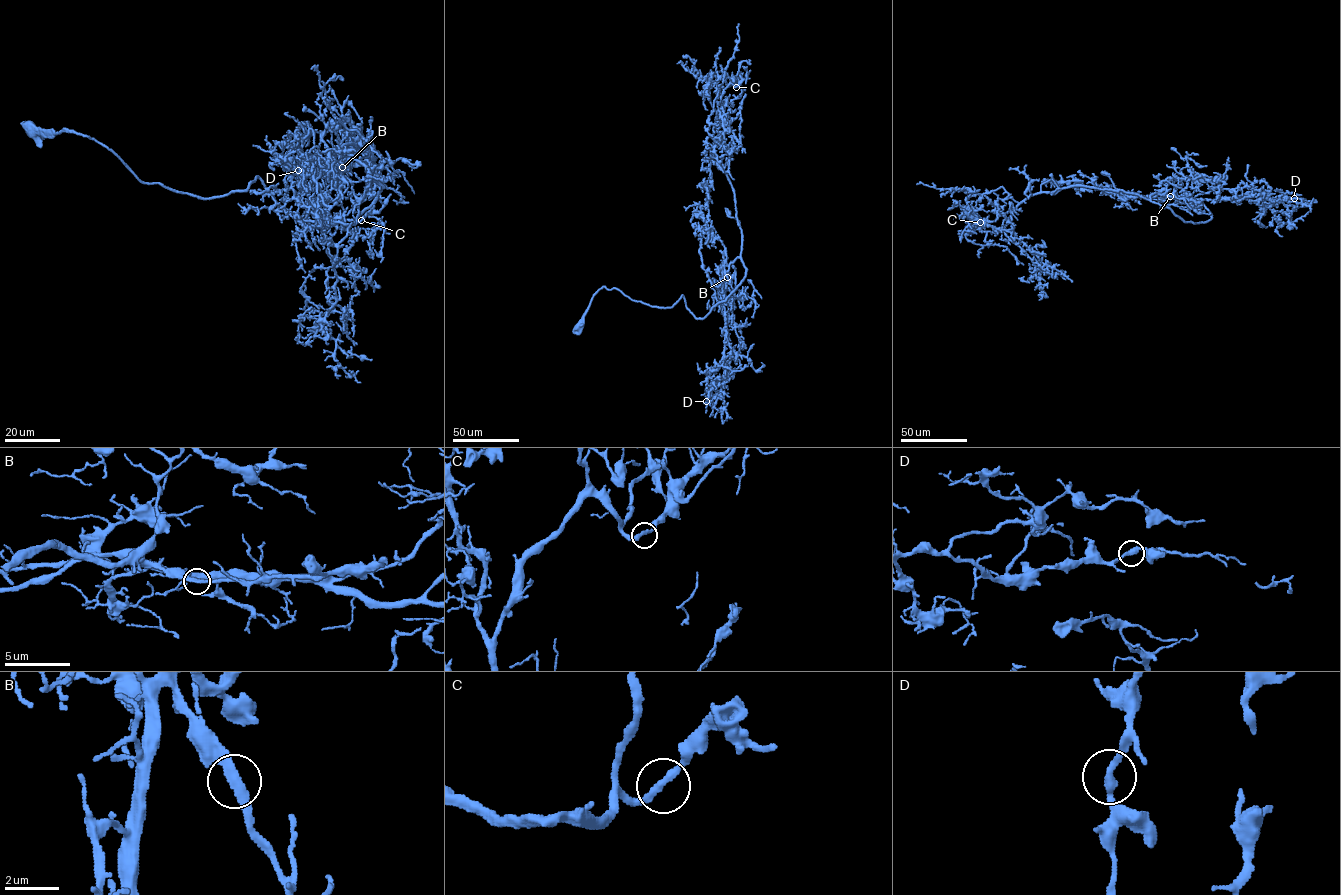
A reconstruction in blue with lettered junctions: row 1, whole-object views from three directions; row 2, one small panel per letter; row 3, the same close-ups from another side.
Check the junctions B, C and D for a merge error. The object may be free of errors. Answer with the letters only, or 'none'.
none

